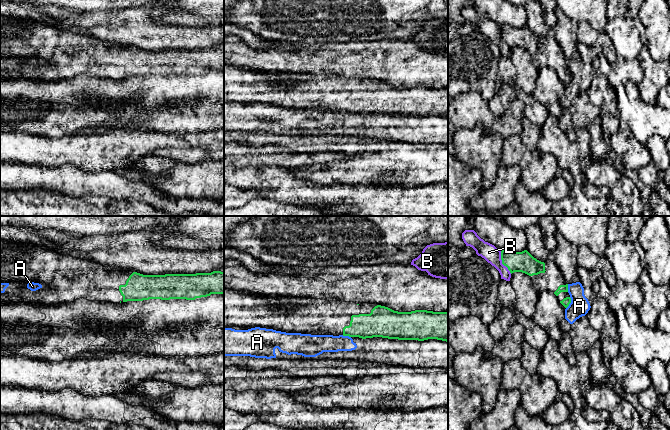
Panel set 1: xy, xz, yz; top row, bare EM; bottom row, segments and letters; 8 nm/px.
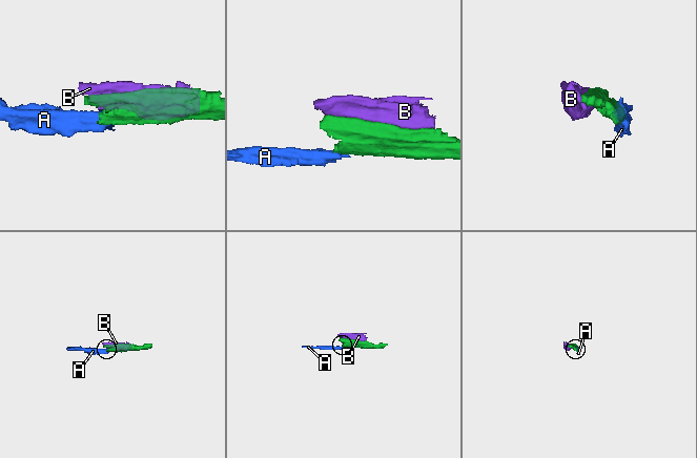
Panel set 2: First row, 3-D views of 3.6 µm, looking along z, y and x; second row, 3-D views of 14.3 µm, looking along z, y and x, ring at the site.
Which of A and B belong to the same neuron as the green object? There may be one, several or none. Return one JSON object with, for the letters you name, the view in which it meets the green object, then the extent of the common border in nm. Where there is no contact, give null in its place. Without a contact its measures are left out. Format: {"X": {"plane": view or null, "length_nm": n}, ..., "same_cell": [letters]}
{"same_cell": []}

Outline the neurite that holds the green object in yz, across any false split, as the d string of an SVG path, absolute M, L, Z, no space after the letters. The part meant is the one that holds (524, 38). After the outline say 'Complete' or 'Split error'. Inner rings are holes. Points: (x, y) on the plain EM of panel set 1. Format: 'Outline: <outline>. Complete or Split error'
Outline: M502 26L501 36L502 40L508 44L511 50L522 48L529 51L538 68L544 66L553 68L565 84L571 79L568 60L553 37L541 38L534 34L527 26L522 28Z. Split error

